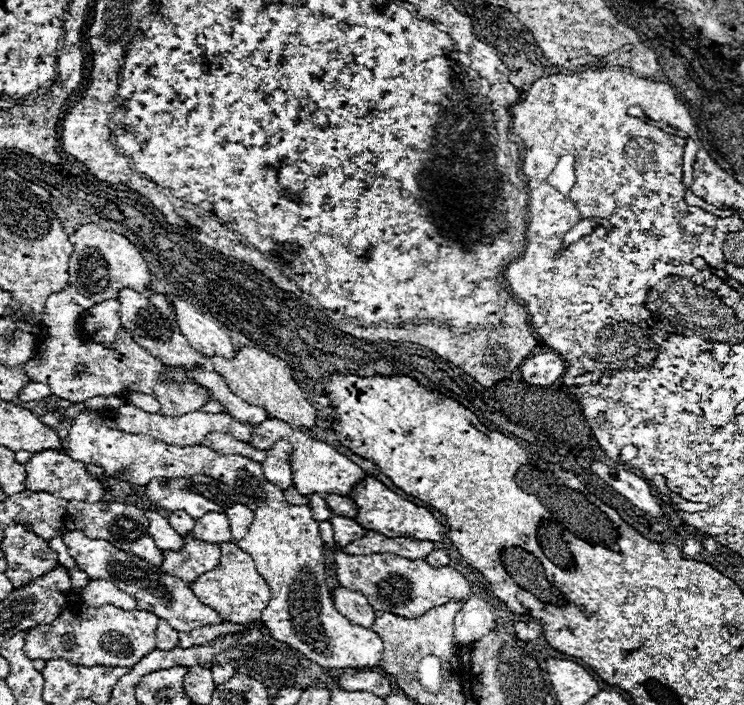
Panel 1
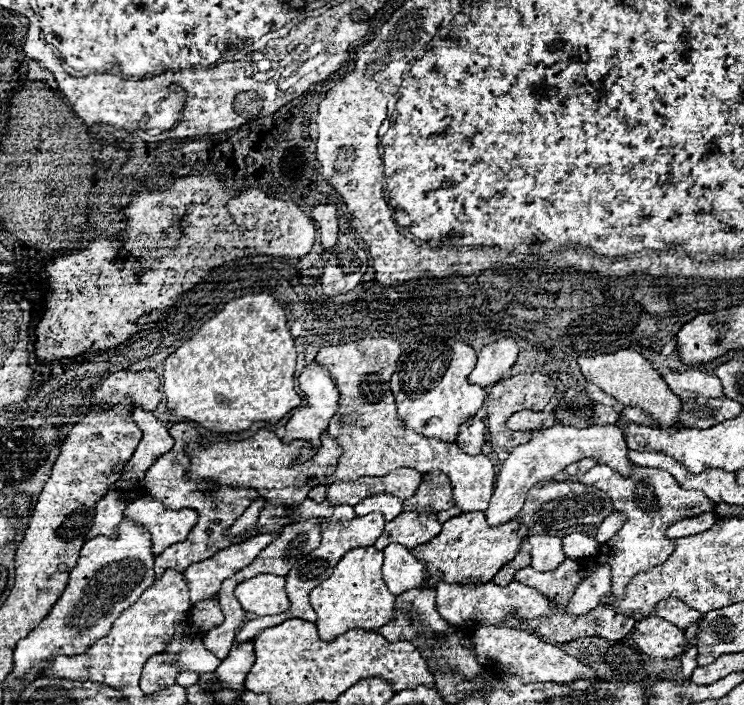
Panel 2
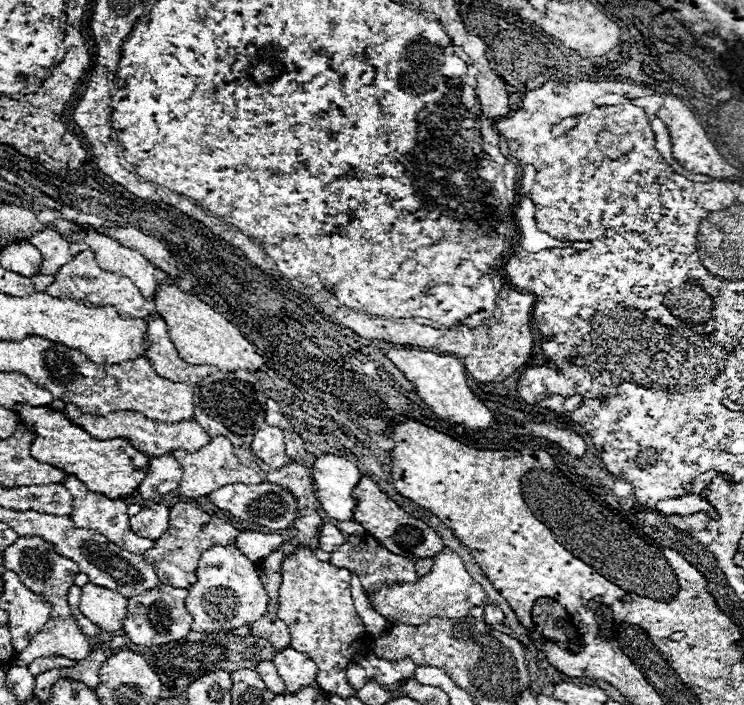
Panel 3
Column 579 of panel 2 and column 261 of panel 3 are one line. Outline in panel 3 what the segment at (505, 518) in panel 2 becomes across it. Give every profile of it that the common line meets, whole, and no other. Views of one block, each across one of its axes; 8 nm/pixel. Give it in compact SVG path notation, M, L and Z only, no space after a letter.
M266 426L254 434L252 452L256 454L256 458L260 458L262 462L266 462L272 468L282 468L288 462L284 434L276 426Z

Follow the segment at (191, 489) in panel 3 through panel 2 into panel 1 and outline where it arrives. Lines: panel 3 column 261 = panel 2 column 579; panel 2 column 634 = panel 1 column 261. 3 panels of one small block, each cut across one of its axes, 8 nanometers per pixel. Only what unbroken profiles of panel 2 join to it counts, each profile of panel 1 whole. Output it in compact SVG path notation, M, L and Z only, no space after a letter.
M90 410L80 412L72 422L72 432L68 432L68 454L84 464L100 464L106 470L106 476L122 478L126 482L146 486L152 478L178 478L178 476L194 476L194 474L208 474L210 478L220 478L220 482L226 482L234 488L238 502L248 506L254 512L254 522L250 524L248 534L238 542L238 546L252 556L256 570L266 578L266 582L272 586L272 602L264 608L264 614L260 620L272 630L272 638L280 642L288 642L288 646L296 646L306 658L312 658L312 662L328 668L374 668L378 666L378 660L382 658L382 640L380 636L370 628L358 628L352 626L348 618L344 618L332 600L332 594L326 586L326 564L324 564L324 542L320 538L318 522L312 516L310 506L294 506L284 500L284 492L280 486L270 484L264 478L262 466L250 458L244 456L220 456L214 450L206 446L170 446L166 442L154 440L152 436L144 434L126 434L120 430L112 430L104 426L102 412Z

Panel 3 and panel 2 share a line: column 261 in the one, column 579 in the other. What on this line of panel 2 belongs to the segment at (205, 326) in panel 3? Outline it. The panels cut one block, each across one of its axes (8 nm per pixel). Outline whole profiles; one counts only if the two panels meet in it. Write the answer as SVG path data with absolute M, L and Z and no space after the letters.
M620 348L610 354L594 354L594 356L578 356L578 366L582 374L596 384L602 392L616 398L622 406L636 406L648 412L662 428L678 428L680 414L680 398L668 388L662 376L652 368L652 364L636 350Z

